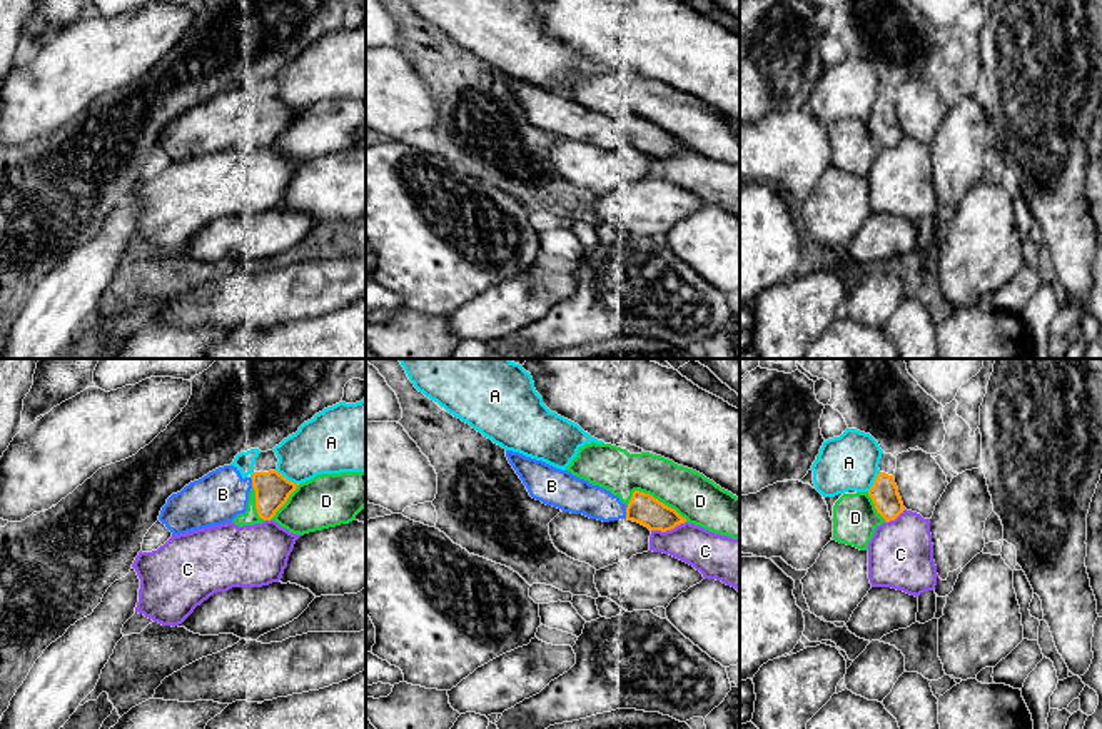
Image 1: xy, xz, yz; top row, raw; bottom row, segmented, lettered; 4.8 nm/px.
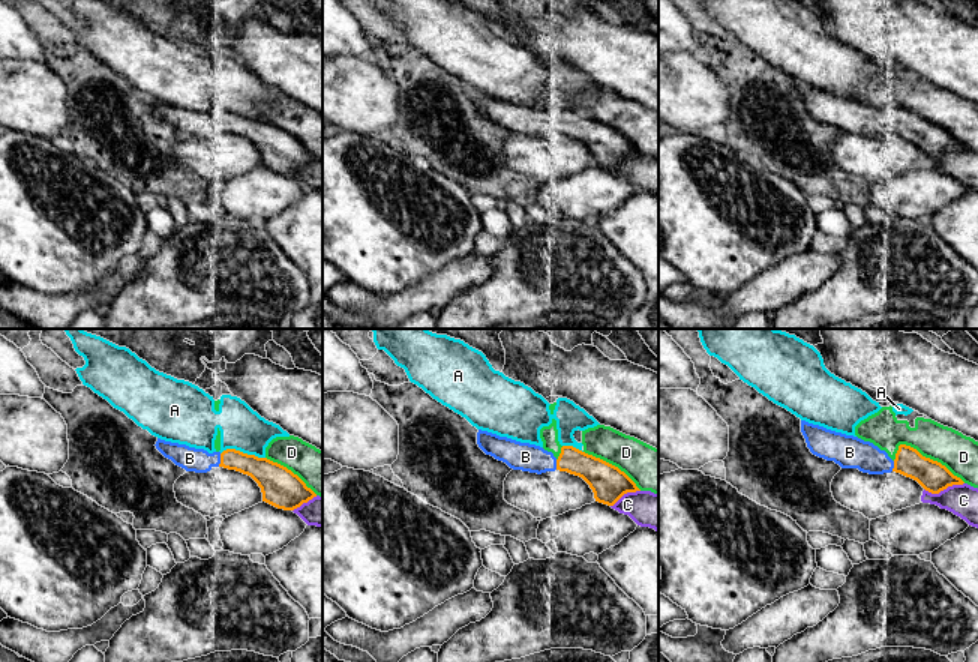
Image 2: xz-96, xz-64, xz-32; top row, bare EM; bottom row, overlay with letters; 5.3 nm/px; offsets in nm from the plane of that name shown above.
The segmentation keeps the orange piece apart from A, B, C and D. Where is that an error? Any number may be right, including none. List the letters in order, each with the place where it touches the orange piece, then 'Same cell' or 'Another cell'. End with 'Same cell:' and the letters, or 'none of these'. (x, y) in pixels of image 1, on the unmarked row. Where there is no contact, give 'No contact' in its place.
A: Touches orange at xy (286, 105). Another cell
B: Touches orange at xz (626, 139). Same cell
C: Touches orange at xz (668, 155). Another cell
D: Touches orange at xz (653, 124). Another cell
Same cell: B

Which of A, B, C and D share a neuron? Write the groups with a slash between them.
A D / B / C

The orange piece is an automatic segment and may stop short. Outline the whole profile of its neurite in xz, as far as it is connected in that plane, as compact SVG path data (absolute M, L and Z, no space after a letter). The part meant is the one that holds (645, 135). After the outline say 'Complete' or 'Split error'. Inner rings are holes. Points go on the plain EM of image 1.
M506 77L506 83L533 125L563 138L583 140L603 148L628 145L661 158L686 148L675 135L650 120L634 117L626 132L618 122L568 97L513 77Z. Split error

